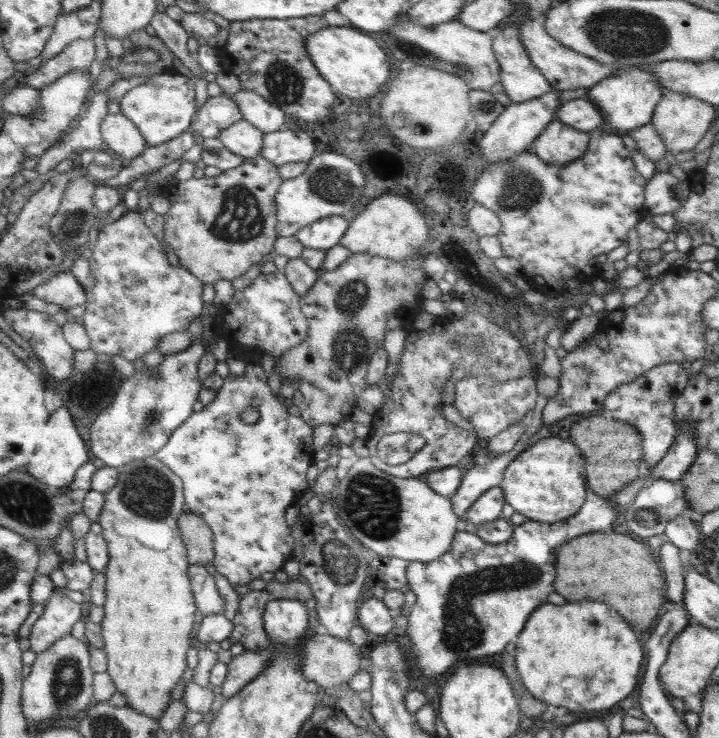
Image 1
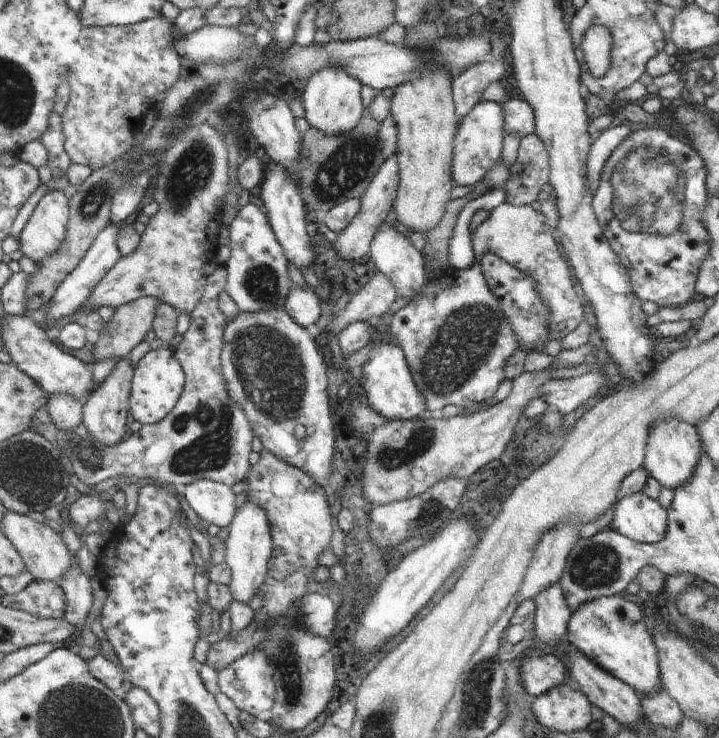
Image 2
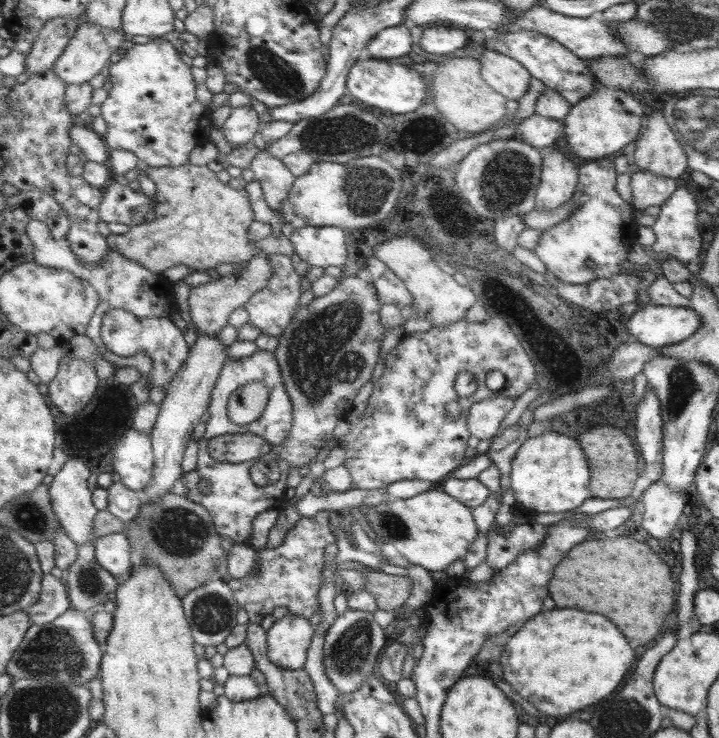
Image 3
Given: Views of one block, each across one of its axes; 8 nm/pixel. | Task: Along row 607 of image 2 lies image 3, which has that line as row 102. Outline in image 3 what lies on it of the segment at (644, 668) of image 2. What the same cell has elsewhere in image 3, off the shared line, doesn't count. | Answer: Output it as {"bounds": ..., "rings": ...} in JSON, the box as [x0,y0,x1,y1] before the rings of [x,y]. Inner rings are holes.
{"bounds":[563,84,646,160],"rings":[[[596,84],[596,90],[592,90],[584,100],[571,105],[570,112],[563,120],[563,136],[566,138],[568,150],[582,160],[598,160],[604,158],[612,158],[622,153],[624,147],[634,140],[642,130],[644,121],[646,120],[642,106],[634,97],[622,90],[604,86],[604,84]]]}

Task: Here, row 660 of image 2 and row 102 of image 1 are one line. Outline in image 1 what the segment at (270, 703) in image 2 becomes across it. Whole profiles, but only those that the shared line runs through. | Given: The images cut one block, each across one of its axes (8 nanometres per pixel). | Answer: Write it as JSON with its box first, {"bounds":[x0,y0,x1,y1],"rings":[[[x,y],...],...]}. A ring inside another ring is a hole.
{"bounds":[229,88,288,133],"rings":[[[241,88],[229,97],[239,106],[242,118],[263,133],[287,129],[288,115],[278,106],[264,100],[256,91]]]}

